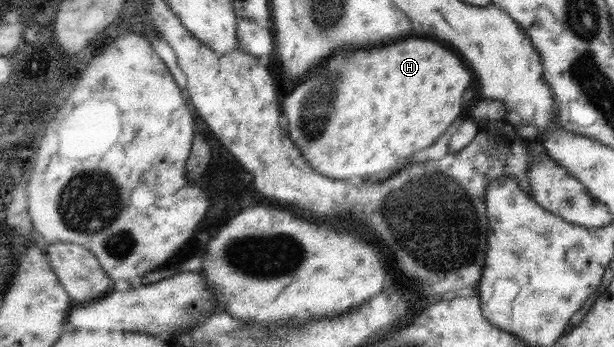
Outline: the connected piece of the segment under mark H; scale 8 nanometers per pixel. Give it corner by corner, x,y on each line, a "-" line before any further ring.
410,35
381,48
341,50
317,66
317,70
311,70
309,78
300,81
280,106
287,118
289,138
313,170
333,180
365,180
367,176
395,170
403,162
409,164
414,152
430,147
451,130
464,115
461,96
471,84
473,70
443,46
447,45

